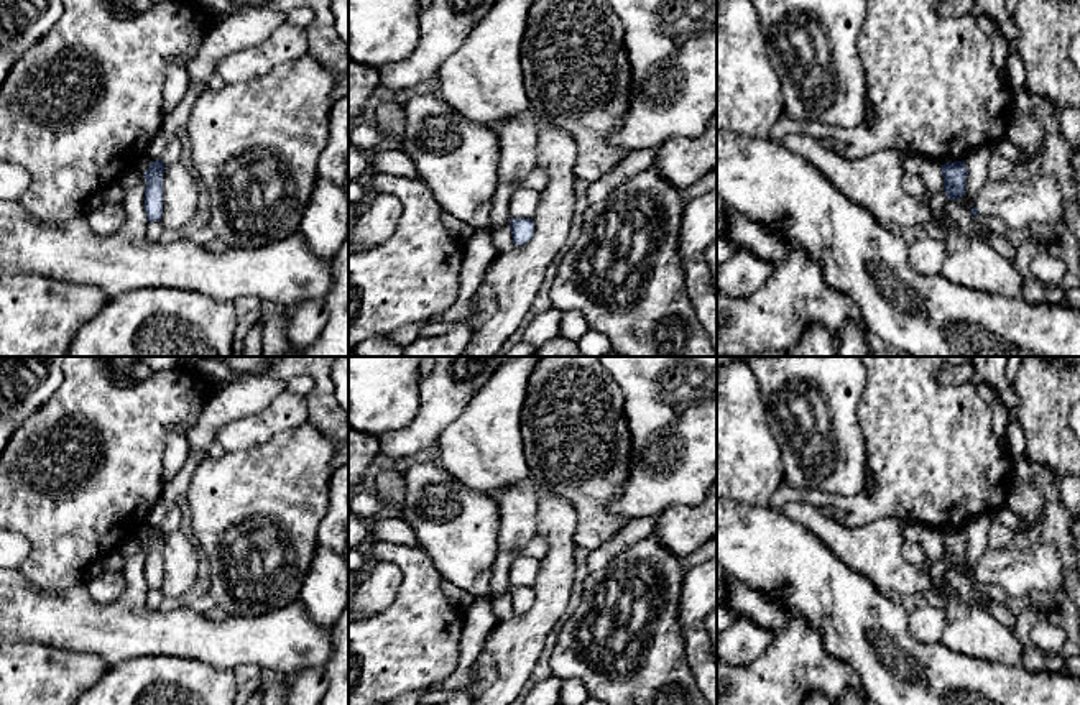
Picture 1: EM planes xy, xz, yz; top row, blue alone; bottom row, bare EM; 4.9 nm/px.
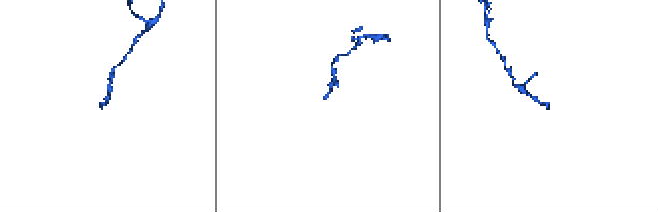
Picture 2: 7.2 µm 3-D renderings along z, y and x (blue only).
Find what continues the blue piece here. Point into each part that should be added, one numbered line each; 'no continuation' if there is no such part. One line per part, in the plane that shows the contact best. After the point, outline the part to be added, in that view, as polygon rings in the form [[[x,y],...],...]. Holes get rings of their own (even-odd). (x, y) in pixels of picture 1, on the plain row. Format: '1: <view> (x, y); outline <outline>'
1: yz (995, 594); outline [[[978,582],[976,588],[980,592],[983,592],[985,595],[988,595],[990,600],[995,601],[995,603],[1003,603],[1004,605],[1006,600],[1008,600],[1008,595],[996,585]]]

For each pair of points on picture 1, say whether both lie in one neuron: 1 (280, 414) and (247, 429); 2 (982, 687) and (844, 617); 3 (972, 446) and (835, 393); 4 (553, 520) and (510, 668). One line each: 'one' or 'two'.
1: one
2: one
3: two
4: one

